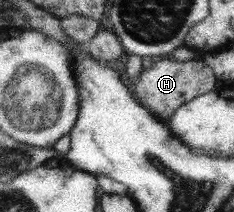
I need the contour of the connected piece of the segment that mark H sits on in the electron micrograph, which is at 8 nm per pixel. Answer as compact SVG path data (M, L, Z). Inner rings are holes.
M162 57L153 59L153 64L148 70L142 70L137 83L131 85L131 90L147 110L162 121L166 121L188 100L216 90L217 82L213 70L203 60L196 58L179 62L172 57Z

